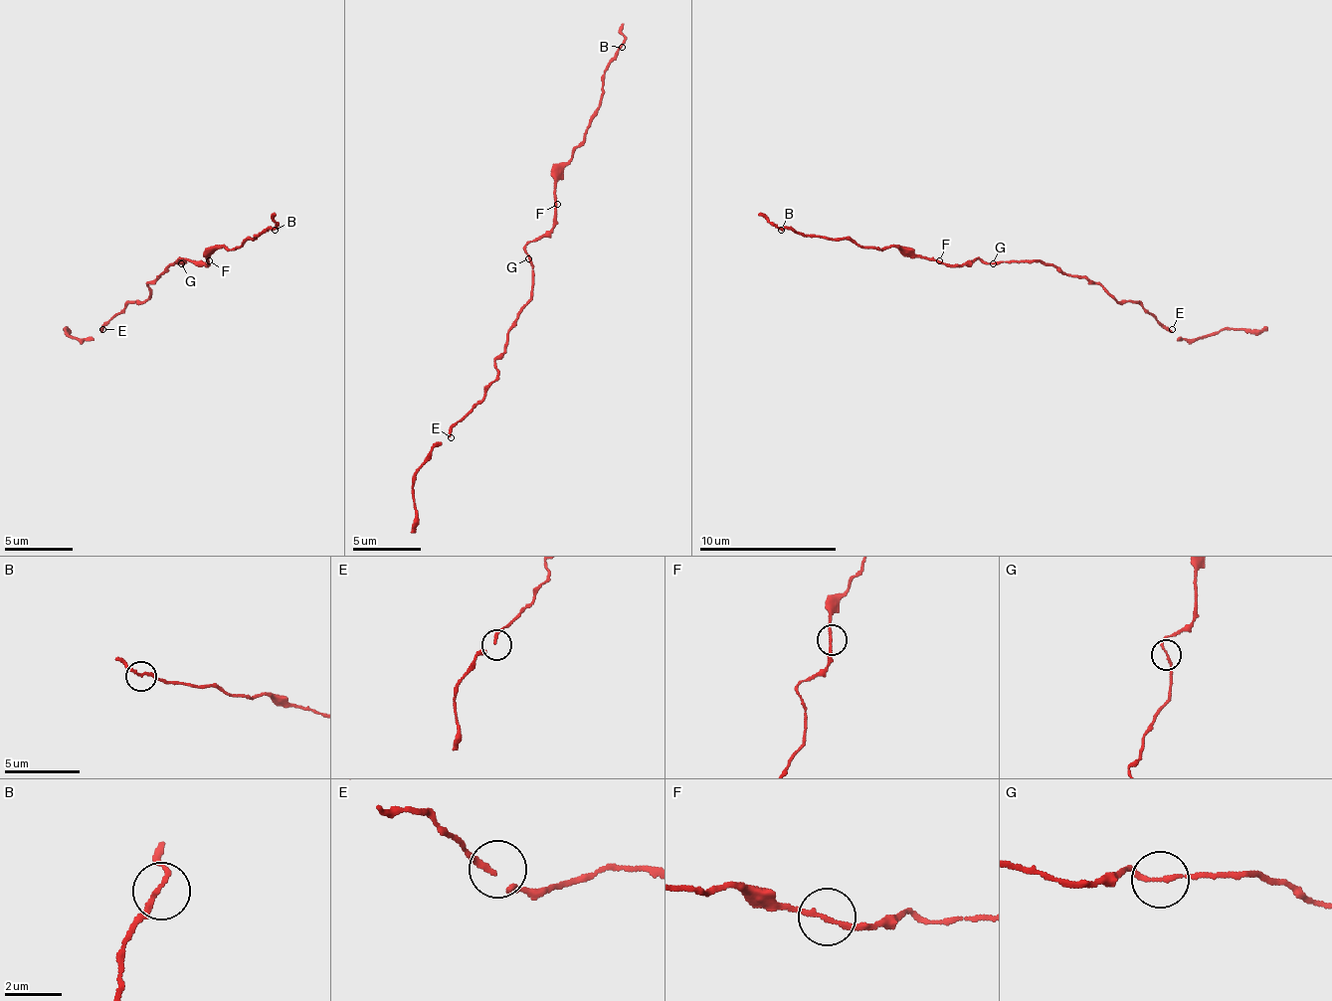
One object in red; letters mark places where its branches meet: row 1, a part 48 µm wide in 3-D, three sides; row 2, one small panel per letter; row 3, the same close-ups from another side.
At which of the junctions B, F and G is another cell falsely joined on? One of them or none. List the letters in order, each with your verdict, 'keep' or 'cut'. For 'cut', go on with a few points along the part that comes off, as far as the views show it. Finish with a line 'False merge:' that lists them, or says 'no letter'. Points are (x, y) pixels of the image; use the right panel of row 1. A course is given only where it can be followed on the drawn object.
B: keep
F: keep
G: keep
False merge: no letter

